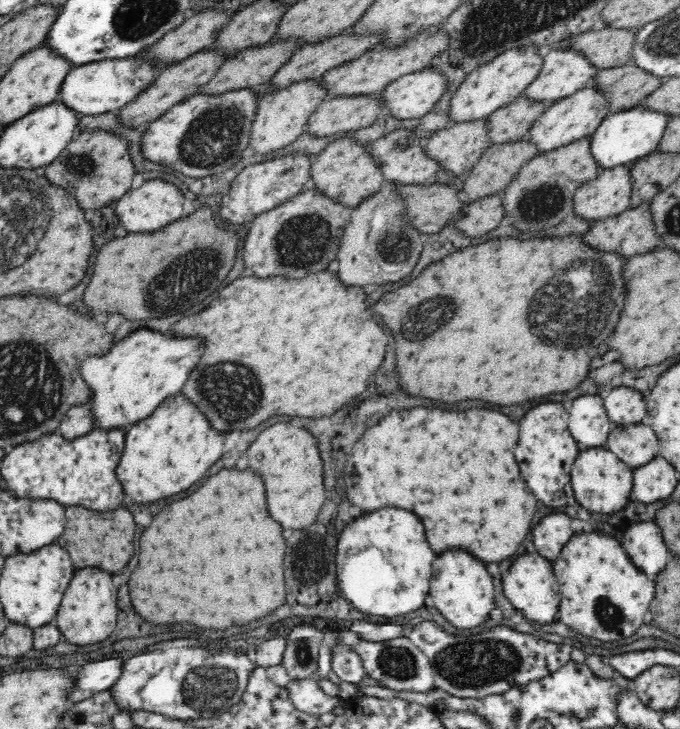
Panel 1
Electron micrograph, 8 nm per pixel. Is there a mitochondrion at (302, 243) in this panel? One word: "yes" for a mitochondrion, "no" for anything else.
yes

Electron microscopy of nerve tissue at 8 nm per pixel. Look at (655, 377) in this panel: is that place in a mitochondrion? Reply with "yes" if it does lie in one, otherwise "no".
no

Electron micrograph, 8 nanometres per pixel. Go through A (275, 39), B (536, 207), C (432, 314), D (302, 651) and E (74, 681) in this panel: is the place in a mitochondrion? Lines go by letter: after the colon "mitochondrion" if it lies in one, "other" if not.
A: other
B: mitochondrion
C: mitochondrion
D: mitochondrion
E: other

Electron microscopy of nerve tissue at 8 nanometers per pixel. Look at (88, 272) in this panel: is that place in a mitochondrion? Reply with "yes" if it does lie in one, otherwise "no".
no

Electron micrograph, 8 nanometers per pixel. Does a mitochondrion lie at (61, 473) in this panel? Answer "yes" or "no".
no

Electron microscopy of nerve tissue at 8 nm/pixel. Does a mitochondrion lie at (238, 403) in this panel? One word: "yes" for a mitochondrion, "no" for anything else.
yes

